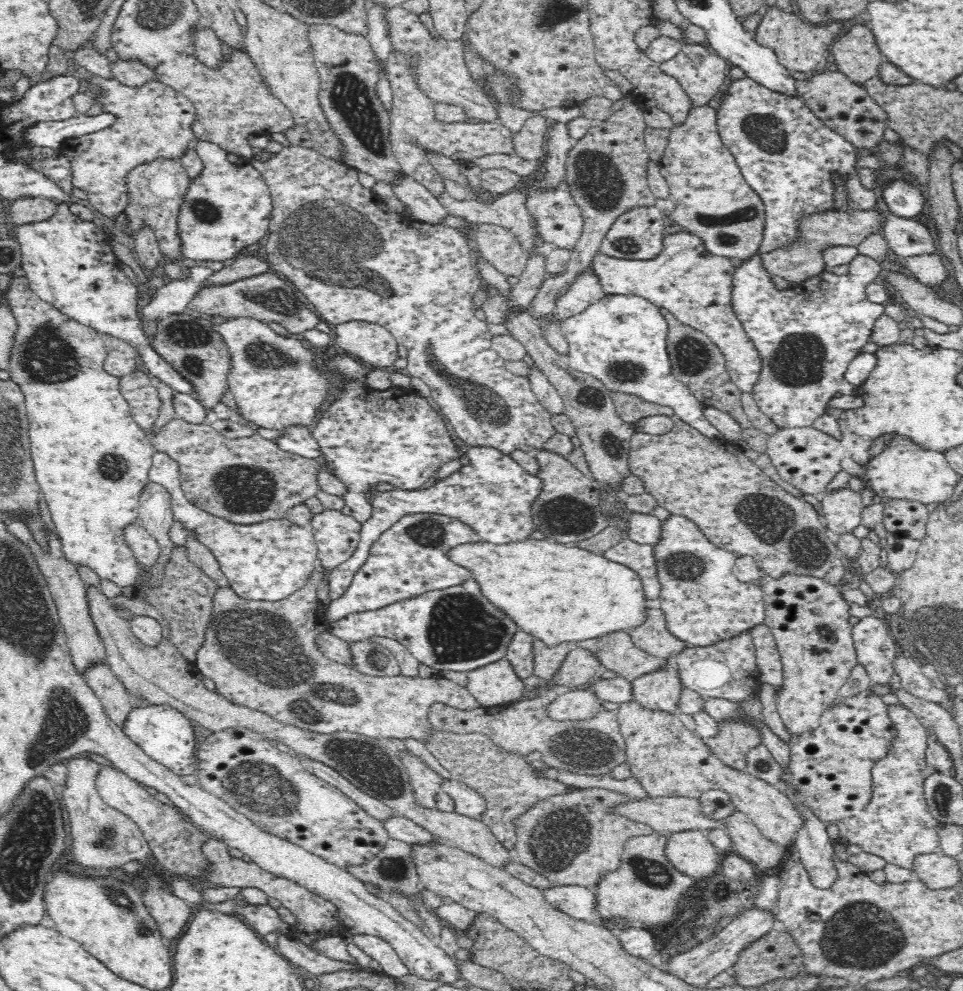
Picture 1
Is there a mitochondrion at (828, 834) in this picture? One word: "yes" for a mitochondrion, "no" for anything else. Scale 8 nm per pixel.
no

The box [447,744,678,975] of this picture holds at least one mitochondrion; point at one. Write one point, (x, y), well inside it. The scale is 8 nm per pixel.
(562, 836)

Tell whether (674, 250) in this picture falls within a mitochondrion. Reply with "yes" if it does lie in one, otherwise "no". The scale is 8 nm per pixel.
no

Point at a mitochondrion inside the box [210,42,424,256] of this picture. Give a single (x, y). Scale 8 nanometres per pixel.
(349, 98)

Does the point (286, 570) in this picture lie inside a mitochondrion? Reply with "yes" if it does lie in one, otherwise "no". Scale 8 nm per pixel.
no

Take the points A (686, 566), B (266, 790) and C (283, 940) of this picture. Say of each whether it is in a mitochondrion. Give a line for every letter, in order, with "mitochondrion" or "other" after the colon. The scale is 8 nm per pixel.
A: mitochondrion
B: mitochondrion
C: other

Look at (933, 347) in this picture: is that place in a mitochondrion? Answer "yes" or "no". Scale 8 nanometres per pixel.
no

